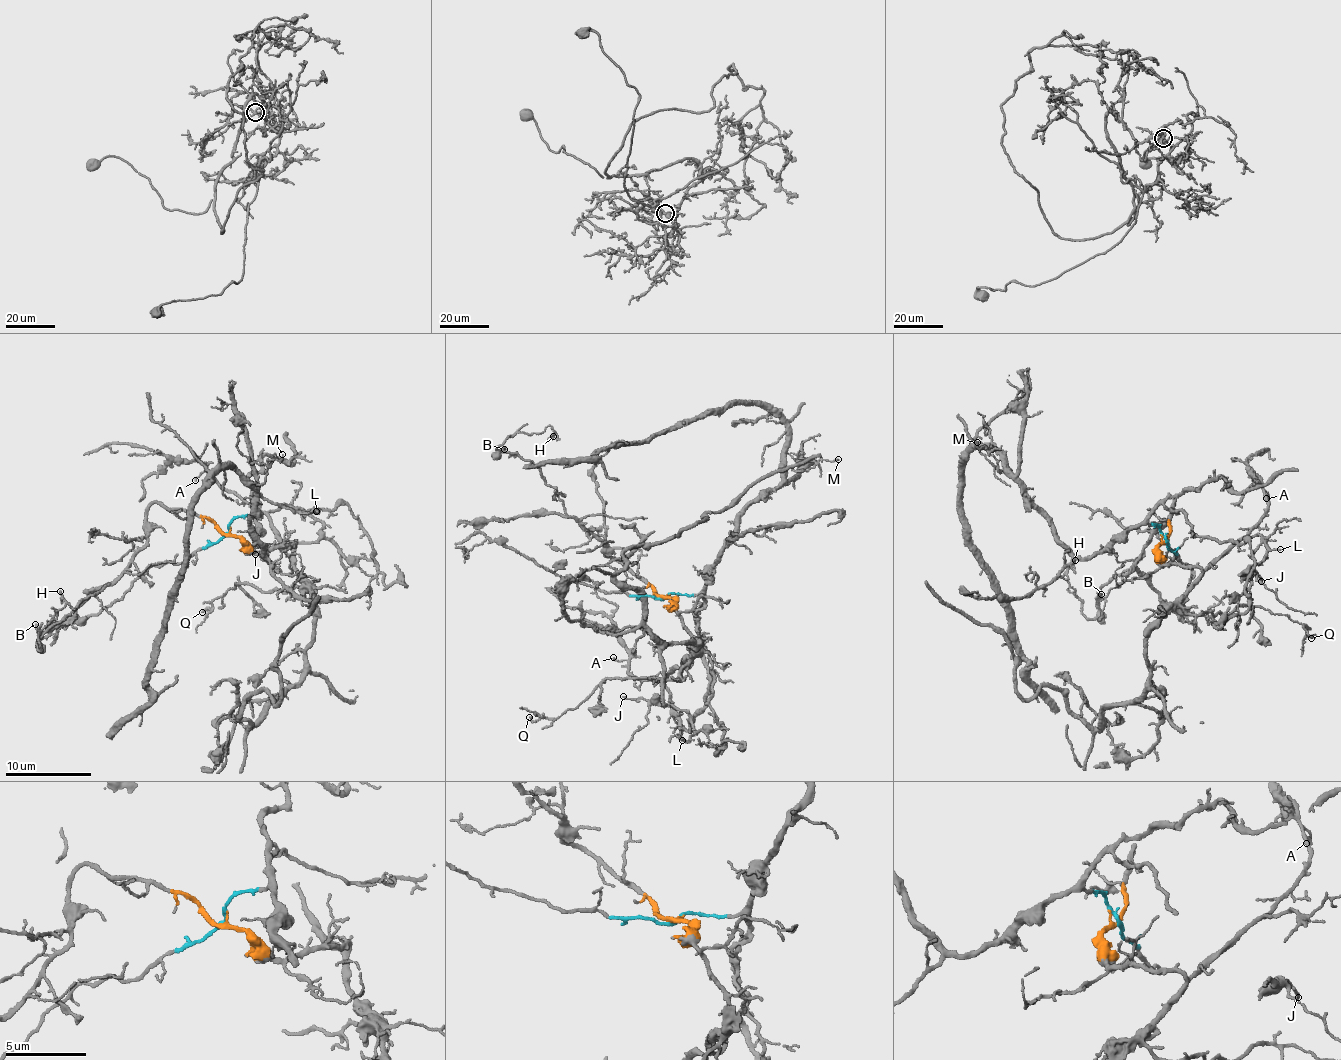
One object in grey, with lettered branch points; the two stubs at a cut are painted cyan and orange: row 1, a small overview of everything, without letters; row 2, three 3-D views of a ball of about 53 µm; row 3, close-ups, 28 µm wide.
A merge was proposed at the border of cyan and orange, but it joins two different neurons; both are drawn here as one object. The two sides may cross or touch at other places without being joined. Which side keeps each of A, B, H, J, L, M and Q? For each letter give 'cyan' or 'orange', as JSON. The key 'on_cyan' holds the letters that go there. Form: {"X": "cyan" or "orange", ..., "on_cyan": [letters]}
{"A": "orange", "B": "orange", "H": "orange", "J": "orange", "L": "orange", "M": "cyan", "Q": "orange", "on_cyan": ["M"]}

